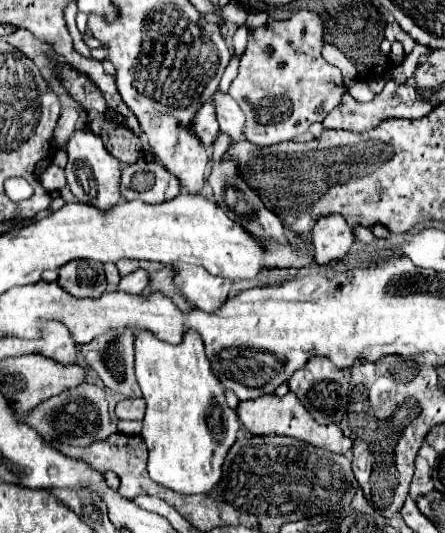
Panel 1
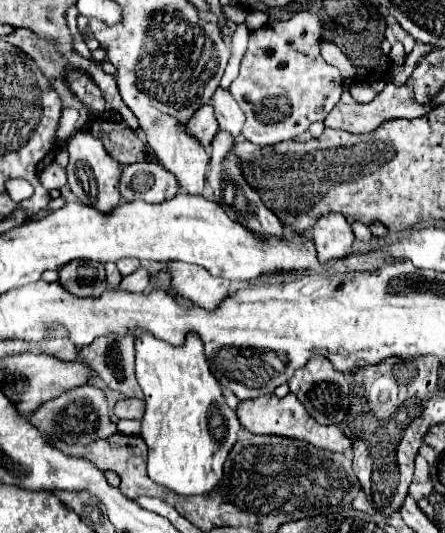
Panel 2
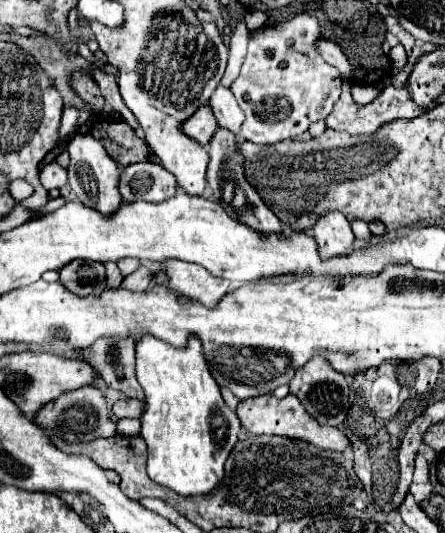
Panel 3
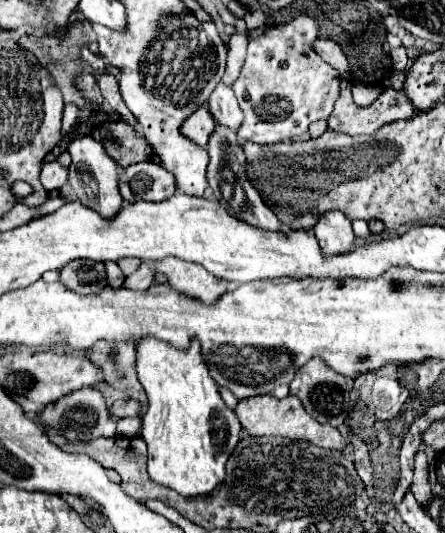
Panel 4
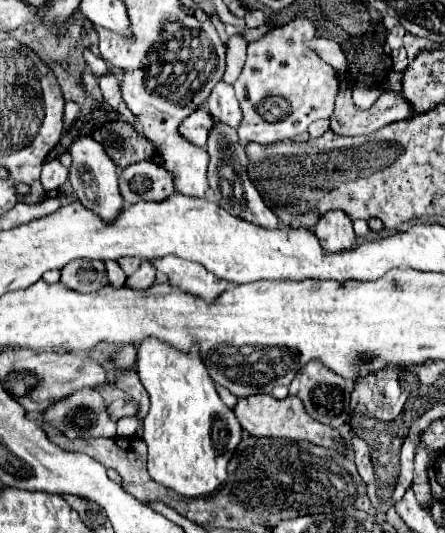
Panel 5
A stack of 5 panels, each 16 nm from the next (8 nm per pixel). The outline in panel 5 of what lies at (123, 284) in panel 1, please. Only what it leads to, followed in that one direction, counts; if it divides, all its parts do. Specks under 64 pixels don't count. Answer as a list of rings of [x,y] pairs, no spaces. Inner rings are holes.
[[[142,262],[140,268],[132,276],[128,276],[126,286],[130,286],[130,288],[148,288],[154,282],[156,282],[156,268],[150,262]]]

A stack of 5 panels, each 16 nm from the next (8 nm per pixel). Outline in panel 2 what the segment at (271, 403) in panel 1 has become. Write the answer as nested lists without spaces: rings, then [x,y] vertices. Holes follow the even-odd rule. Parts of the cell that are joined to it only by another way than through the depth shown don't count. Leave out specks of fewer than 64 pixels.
[[[266,394],[266,396],[260,396],[260,398],[242,400],[238,404],[238,408],[236,408],[236,414],[238,414],[242,426],[252,434],[276,434],[276,436],[296,438],[296,440],[304,440],[308,444],[314,444],[318,448],[332,450],[332,452],[346,452],[350,448],[350,444],[352,444],[342,434],[342,430],[338,426],[316,424],[316,420],[312,420],[312,416],[308,416],[306,408],[292,394],[288,394],[284,398],[276,398],[274,394]]]

